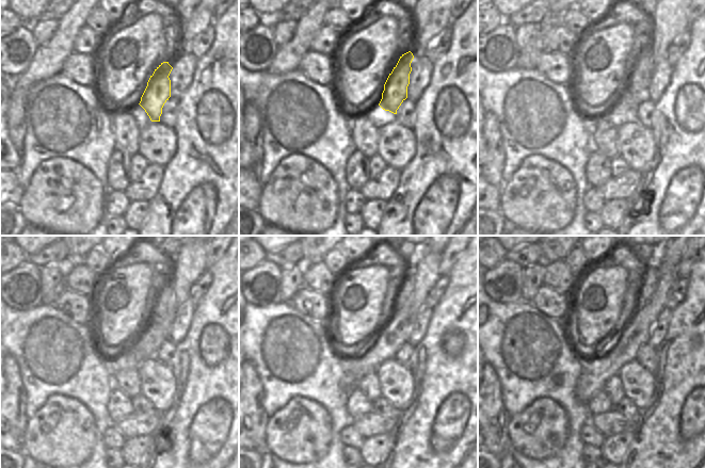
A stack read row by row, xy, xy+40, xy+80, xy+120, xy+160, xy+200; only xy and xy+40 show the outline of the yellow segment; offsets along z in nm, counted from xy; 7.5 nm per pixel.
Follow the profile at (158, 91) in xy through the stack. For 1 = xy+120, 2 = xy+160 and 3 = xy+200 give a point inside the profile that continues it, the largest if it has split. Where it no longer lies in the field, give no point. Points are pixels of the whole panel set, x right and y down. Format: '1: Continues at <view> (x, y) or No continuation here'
1: Continues at xy+120 (164, 305)
2: Continues at xy+160 (406, 287)
3: Continues at xy+200 (651, 272).

